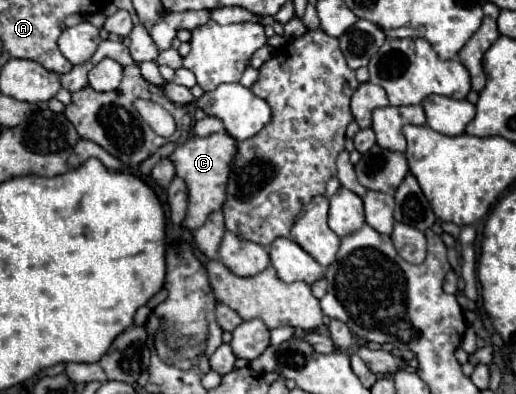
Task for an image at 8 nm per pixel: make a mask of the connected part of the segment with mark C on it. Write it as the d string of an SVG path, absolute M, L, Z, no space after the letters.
M225 132L221 134L211 134L205 138L193 136L189 140L185 140L183 144L179 144L171 154L169 160L175 166L175 174L181 176L189 188L189 206L187 206L187 216L183 226L189 230L197 230L201 224L205 224L207 216L211 212L221 210L223 202L225 202L225 188L227 188L227 180L229 180L229 164L235 158L237 152L237 142L227 136Z

